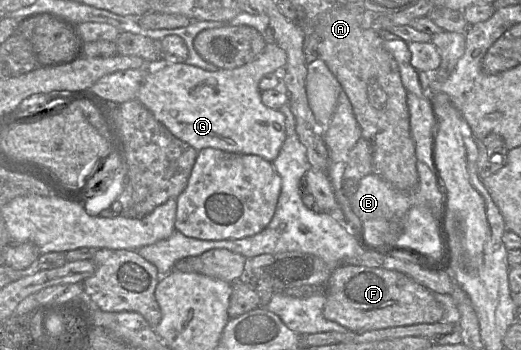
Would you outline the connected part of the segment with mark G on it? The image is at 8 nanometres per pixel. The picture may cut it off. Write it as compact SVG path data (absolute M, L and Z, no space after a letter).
M268 42L253 61L234 69L207 71L187 63L162 63L149 68L149 74L140 87L136 99L141 102L170 132L197 151L216 148L223 151L258 155L274 161L286 138L285 116L277 109L263 104L260 80L267 74L281 72L287 62L287 53L277 43Z

